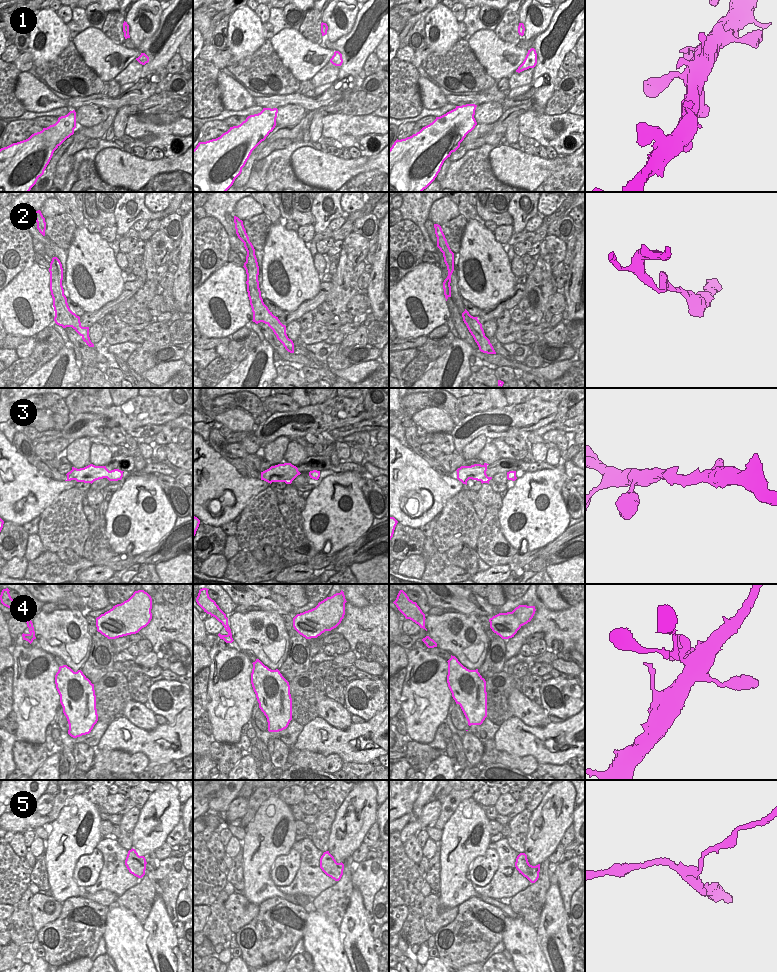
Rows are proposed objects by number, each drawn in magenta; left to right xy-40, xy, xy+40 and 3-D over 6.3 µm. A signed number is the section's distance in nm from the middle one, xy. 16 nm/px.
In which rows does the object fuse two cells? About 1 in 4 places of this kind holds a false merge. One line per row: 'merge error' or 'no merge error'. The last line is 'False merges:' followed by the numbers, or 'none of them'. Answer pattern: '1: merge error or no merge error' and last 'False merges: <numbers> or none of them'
1: no merge error
2: no merge error
3: no merge error
4: no merge error
5: no merge error
False merges: none of them

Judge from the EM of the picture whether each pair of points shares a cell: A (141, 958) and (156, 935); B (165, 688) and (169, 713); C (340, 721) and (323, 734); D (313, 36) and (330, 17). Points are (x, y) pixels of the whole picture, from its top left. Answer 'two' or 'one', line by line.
A: two
B: one
C: two
D: two

